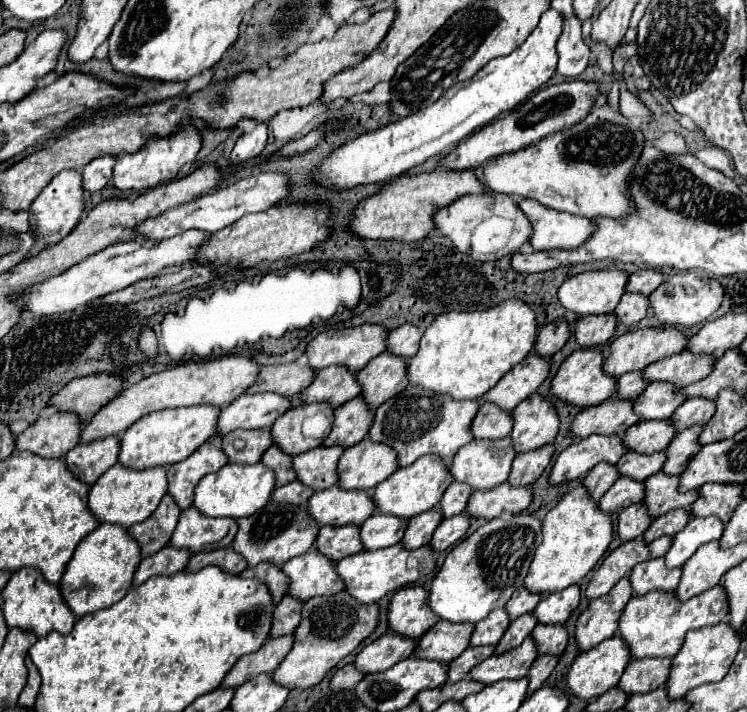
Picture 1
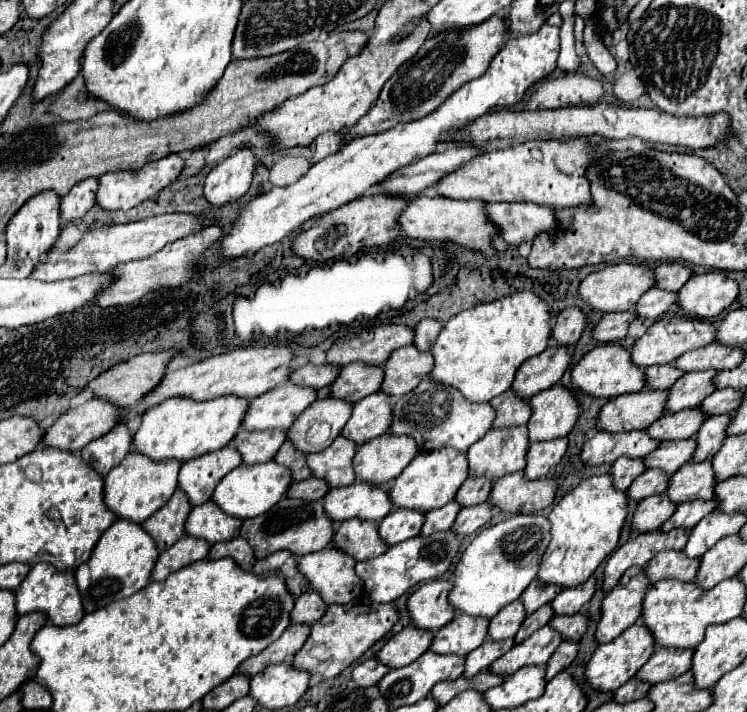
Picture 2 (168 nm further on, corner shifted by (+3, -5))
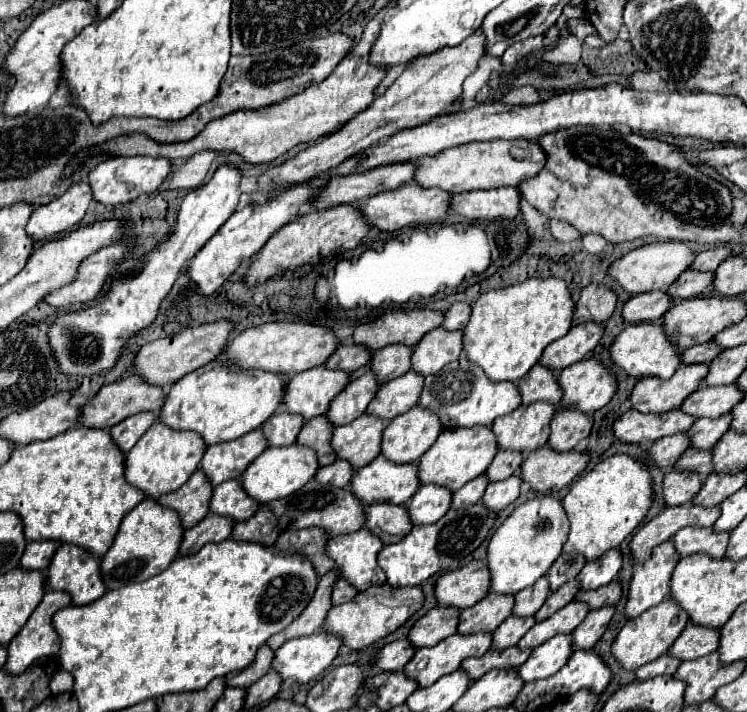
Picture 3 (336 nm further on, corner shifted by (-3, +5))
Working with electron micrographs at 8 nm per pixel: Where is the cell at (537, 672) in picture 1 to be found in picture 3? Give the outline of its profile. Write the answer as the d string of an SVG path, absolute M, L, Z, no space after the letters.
M614 606L590 612L584 618L584 622L572 632L572 650L592 648L600 640L600 636L604 634L604 630L606 630L612 614L614 614Z

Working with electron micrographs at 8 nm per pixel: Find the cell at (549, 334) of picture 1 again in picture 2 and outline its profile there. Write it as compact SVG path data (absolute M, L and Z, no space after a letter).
M570 306L558 314L558 320L556 320L554 330L552 330L552 338L558 344L572 346L580 340L586 324L588 324L586 314L578 306Z

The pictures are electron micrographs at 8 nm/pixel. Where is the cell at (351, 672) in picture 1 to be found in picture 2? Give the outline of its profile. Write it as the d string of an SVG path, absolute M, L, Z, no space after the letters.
M370 658L362 664L358 664L352 672L352 680L356 682L356 686L366 688L366 686L374 686L380 682L382 676L386 676L390 672L390 668L386 664L380 664L376 658Z

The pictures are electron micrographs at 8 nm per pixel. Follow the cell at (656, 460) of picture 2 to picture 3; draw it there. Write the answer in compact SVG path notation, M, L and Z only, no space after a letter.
M728 414L714 420L708 420L708 418L696 420L686 432L690 438L690 446L698 450L712 448L712 444L716 444L716 440L720 440L720 436L728 430L728 420L730 420Z

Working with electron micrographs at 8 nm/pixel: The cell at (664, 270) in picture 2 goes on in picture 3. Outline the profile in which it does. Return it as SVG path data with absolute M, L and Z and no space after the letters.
M726 246L706 250L706 252L698 252L694 256L694 262L690 264L690 268L696 272L714 272L718 268L718 264L728 256L730 256L730 250Z

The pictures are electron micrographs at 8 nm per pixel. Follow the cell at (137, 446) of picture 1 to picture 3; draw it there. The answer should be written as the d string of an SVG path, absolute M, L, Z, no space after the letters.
M204 366L174 382L164 398L158 420L172 430L192 430L200 434L206 446L220 444L256 430L280 406L282 390L284 376L260 370L242 372L236 366Z

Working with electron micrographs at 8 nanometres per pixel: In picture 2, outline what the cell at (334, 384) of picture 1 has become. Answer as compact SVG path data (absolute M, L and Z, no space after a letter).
M364 362L348 364L340 370L338 380L330 386L334 398L344 398L348 402L358 402L370 396L382 386L382 366L370 366Z

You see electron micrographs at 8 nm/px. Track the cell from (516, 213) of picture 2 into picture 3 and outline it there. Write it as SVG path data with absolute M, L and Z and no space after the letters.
M518 188L462 192L460 196L454 196L452 210L470 220L514 220L520 212L520 200Z

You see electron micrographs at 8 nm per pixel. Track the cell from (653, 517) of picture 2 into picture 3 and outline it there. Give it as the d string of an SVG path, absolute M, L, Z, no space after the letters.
M672 470L670 474L666 474L664 478L664 486L662 486L662 496L664 496L664 506L684 506L690 504L692 496L696 496L696 492L700 490L700 476L698 474L682 474Z

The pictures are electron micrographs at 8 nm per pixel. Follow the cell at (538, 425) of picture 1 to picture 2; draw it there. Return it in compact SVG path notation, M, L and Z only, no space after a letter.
M562 384L532 396L530 406L534 410L528 422L530 442L554 440L570 434L580 416L580 404L574 390Z

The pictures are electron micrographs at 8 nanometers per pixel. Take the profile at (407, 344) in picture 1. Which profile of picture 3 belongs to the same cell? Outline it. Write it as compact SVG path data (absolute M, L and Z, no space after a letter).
M464 302L452 304L444 312L440 328L444 328L444 330L460 330L468 322L468 312L470 312L470 304L464 304Z

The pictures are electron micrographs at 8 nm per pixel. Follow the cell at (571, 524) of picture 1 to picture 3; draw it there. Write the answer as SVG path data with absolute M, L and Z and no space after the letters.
M614 454L596 464L564 496L564 510L570 520L570 534L562 548L564 554L584 554L588 562L614 550L634 532L652 504L652 480L644 464L628 454Z

